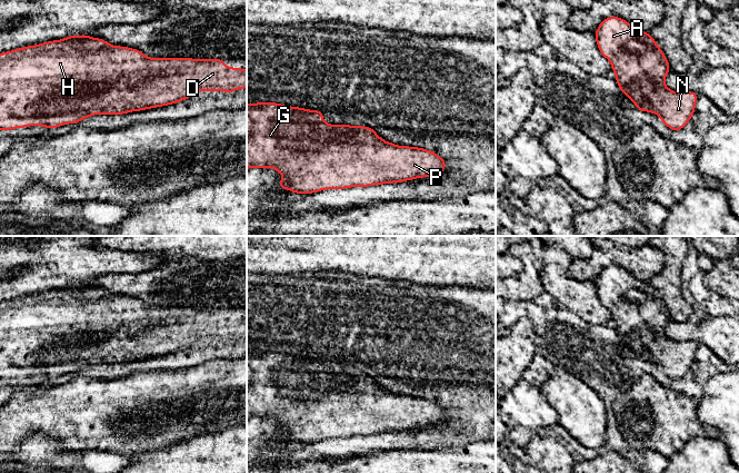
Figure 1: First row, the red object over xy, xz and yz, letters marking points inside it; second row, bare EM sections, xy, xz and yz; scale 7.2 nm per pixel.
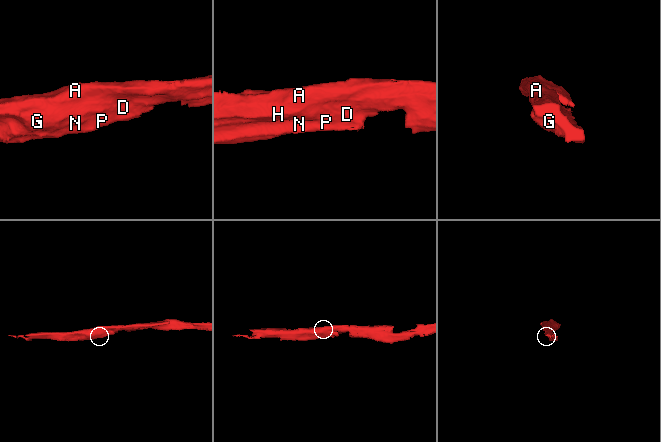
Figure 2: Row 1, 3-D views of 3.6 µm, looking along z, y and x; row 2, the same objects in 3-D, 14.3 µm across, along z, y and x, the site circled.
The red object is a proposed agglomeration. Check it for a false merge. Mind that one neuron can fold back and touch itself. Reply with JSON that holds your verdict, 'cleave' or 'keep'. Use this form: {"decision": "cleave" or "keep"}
{"decision": "keep"}

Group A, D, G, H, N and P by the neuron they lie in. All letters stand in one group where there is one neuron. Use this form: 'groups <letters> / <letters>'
groups A D G H N P

